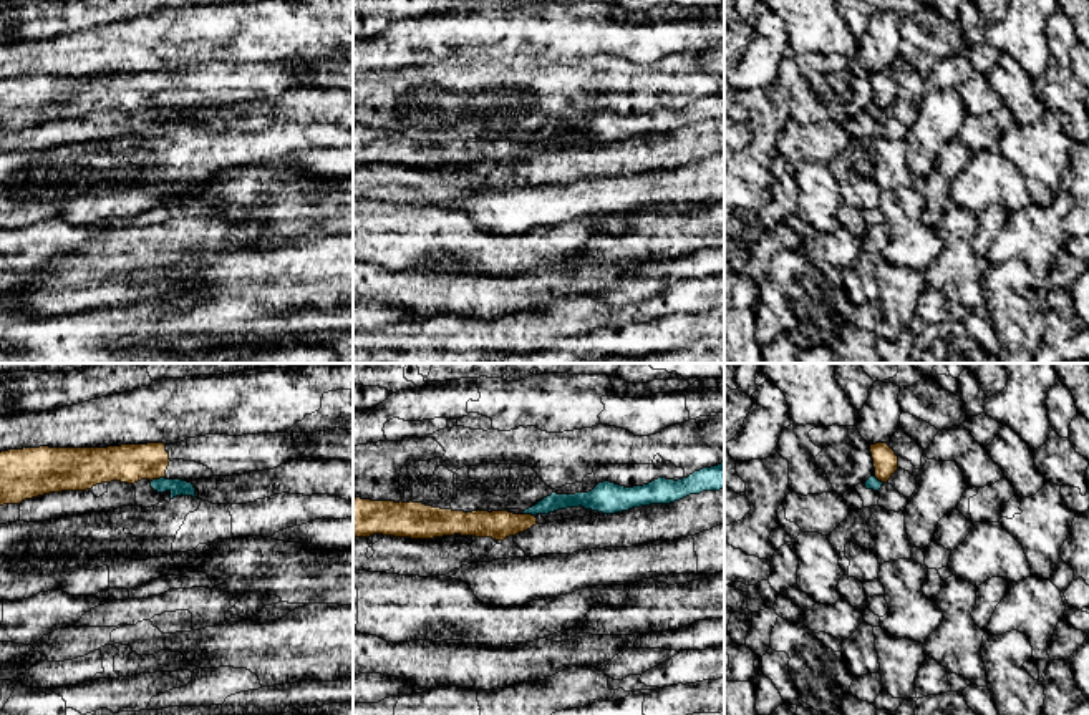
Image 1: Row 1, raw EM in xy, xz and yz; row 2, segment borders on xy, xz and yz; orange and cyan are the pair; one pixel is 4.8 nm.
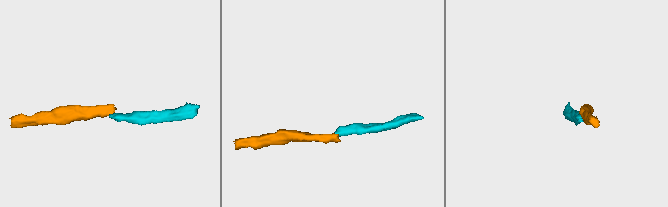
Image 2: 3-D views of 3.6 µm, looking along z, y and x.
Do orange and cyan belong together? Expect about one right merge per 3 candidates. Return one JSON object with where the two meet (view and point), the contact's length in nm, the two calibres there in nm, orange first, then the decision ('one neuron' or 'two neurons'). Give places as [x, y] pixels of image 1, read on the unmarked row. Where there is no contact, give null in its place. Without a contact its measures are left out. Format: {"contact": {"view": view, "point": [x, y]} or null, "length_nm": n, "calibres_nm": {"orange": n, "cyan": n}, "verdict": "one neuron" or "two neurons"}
{"contact": {"view": "xy", "point": [156, 107]}, "length_nm": 70, "calibres_nm": {"orange": 190, "cyan": 80}, "verdict": "two neurons"}

